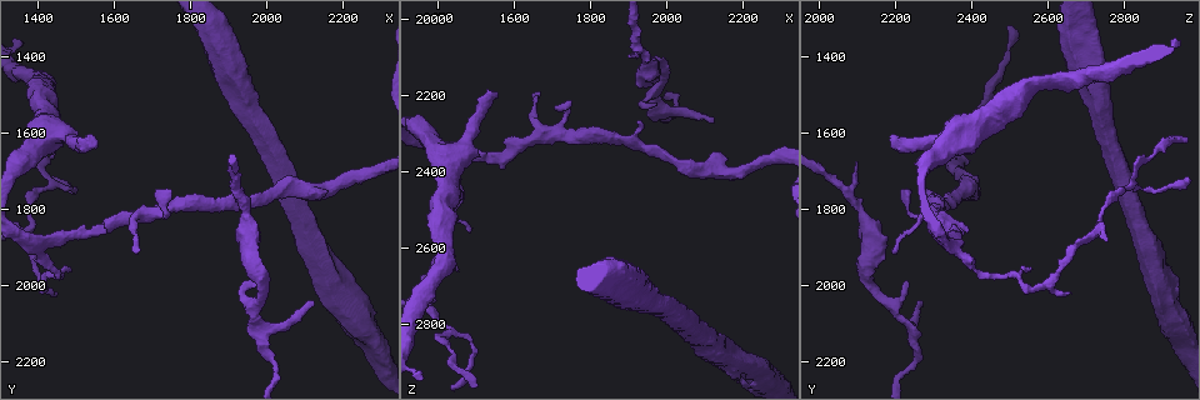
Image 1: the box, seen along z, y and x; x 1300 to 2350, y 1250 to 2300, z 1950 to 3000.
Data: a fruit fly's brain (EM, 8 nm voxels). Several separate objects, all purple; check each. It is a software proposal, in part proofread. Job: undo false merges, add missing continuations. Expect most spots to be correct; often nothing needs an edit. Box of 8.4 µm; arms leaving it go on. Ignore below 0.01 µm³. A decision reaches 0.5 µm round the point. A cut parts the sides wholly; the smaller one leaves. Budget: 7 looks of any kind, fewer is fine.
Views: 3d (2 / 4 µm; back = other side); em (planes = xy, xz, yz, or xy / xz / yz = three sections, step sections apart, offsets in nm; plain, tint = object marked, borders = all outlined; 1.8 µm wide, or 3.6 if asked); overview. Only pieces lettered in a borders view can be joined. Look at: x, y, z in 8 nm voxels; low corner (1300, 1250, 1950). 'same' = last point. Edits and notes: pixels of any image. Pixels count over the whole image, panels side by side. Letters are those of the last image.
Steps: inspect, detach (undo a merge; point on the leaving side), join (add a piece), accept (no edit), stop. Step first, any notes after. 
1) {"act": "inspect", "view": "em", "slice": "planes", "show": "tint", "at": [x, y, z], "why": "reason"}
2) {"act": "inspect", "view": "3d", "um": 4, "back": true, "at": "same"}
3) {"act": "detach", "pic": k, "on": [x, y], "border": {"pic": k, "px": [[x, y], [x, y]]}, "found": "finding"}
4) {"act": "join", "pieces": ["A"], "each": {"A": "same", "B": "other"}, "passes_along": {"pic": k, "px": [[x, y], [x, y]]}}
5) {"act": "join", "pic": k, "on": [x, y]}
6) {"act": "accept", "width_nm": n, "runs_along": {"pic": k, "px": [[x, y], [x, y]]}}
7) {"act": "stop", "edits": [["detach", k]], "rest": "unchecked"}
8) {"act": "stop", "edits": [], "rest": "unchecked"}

{"act": "inspect", "view": "3d", "um": 2, "at": [1535, 1610, 2190], "why": "an open end"}

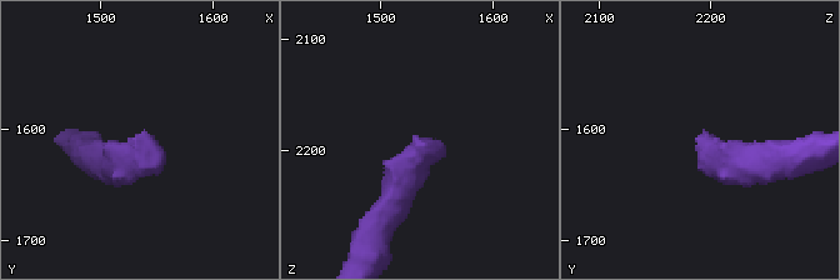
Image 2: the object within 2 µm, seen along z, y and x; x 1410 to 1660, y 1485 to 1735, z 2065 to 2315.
{"act": "inspect", "view": "em", "slice": "planes", "show": "borders", "at": [1530, 1606, 2194]}

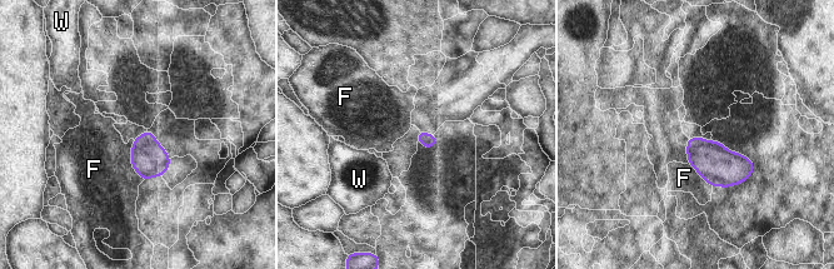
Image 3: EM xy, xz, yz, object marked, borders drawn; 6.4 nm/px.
{"act": "accept", "each": {"F": "other", "W": "other"}, "border": {"pic": 3, "px": [[133, 140], [131, 167], [144, 179]]}, "found": "none of them fits"}

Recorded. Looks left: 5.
{"act": "inspect", "view": "em", "slice": "planes", "show": "plain", "at": [1905, 1675, 2095], "why": "an open end"}

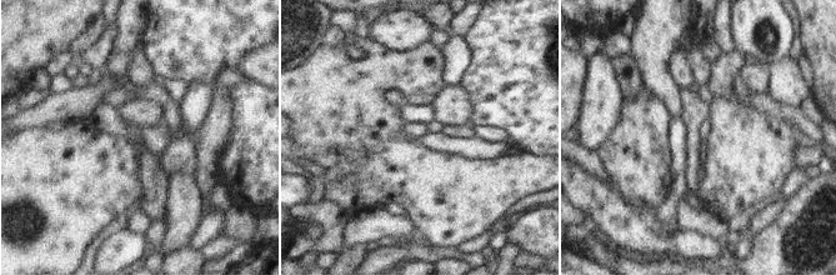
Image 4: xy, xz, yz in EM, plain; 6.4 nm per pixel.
{"act": "inspect", "view": "em", "slice": "planes", "show": "borders", "at": "same"}

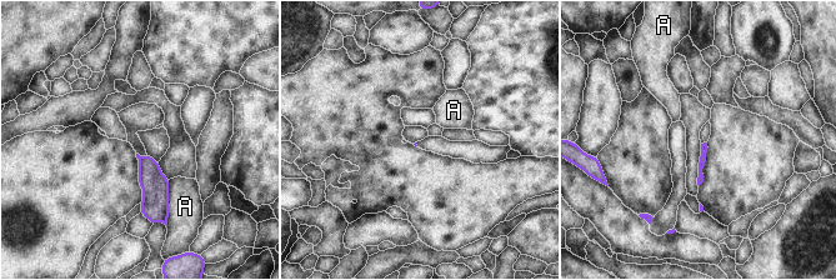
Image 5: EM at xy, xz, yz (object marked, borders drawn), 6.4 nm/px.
{"act": "accept", "longest_contact_nm": ["A", 280], "each": {"A": "other"}, "found": "no lettered piece goes on from it"}

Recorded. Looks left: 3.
{"act": "inspect", "view": "3d", "um": 2, "at": [2125, 2050, 2265], "why": "an open end"}

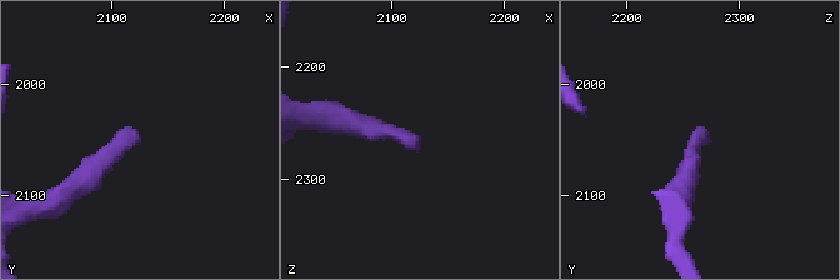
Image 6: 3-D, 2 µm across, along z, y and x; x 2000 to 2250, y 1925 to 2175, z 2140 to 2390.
{"act": "inspect", "view": "em", "slice": "yz", "step": 4, "show": "borders", "at": [2124, 2046, 2264], "why": "shape alone is not enough"}

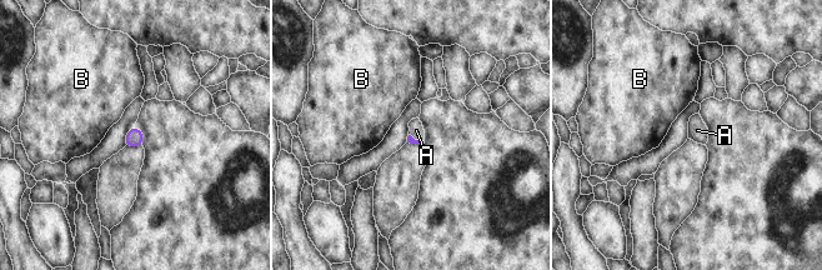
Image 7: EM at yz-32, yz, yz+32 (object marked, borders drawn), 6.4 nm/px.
{"act": "inspect", "view": "em", "slice": "planes", "show": "borders", "at": "same", "why": "cut it another way"}

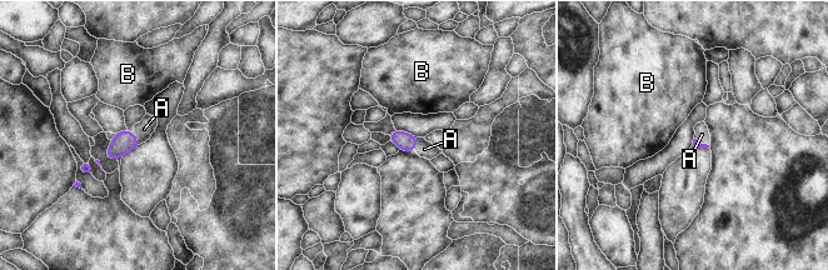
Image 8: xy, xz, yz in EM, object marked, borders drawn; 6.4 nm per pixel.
{"act": "join", "pieces": ["A"], "each": {"A": "same", "B": "other"}, "passes_along": {"pic": 8, "px": [[405, 141], [415, 144], [424, 149]]}, "found": "it goes on there"}

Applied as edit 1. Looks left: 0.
{"act": "stop", "edits": [["join", 8]], "rest": "unchecked"}

